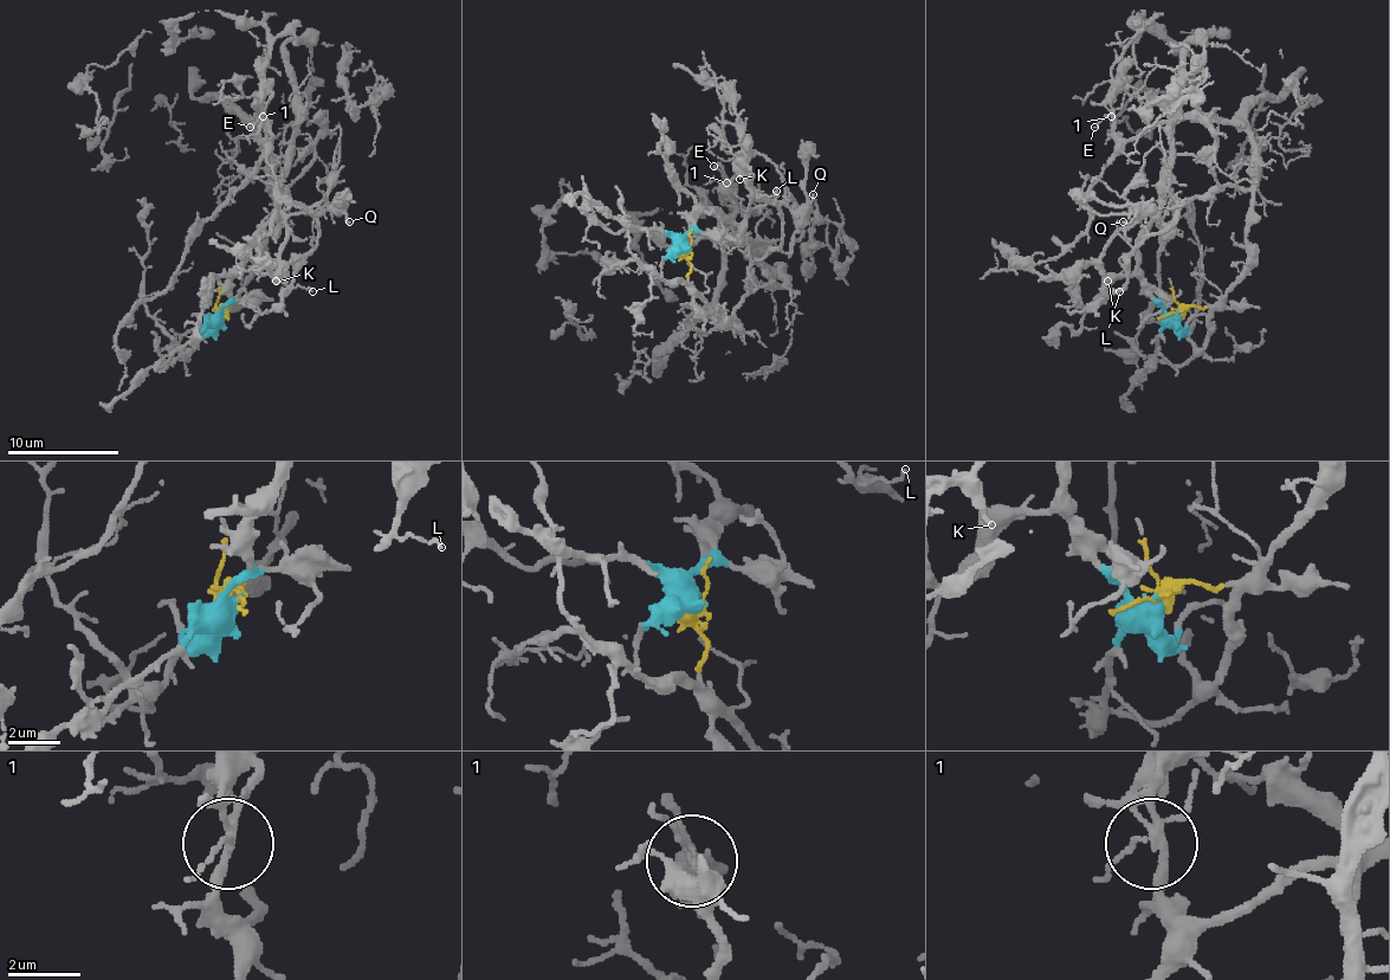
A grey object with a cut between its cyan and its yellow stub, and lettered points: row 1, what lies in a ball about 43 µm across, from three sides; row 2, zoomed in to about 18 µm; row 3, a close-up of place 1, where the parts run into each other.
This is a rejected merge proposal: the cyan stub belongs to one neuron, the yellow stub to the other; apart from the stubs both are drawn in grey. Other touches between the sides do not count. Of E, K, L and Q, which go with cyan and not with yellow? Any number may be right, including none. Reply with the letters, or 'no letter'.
K, Q

